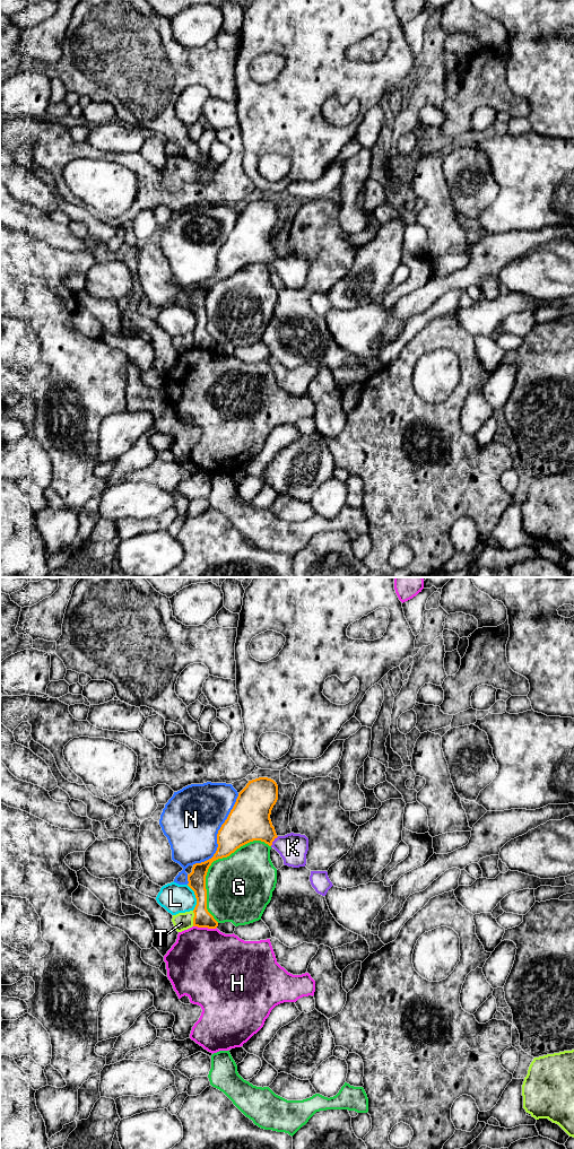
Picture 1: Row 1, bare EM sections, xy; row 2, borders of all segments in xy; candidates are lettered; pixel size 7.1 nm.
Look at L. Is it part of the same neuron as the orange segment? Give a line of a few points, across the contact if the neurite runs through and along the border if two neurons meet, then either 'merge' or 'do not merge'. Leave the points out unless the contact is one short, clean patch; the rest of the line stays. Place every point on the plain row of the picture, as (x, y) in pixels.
do not merge

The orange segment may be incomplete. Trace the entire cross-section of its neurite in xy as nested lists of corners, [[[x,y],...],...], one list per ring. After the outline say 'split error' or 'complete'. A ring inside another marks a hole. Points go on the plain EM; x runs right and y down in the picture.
[[[259,199],[249,202],[246,208],[238,215],[236,224],[231,232],[227,241],[221,246],[217,255],[217,272],[214,278],[205,284],[193,286],[192,294],[188,296],[188,307],[194,313],[197,327],[193,331],[193,348],[216,350],[218,343],[207,331],[207,311],[206,297],[211,285],[218,280],[227,279],[241,268],[253,263],[261,262],[273,269],[282,279],[284,286],[293,289],[305,288],[306,276],[308,272],[308,260],[301,255],[287,255],[278,258],[272,247],[270,236],[273,227],[278,221],[278,207],[268,199]]]; split error

